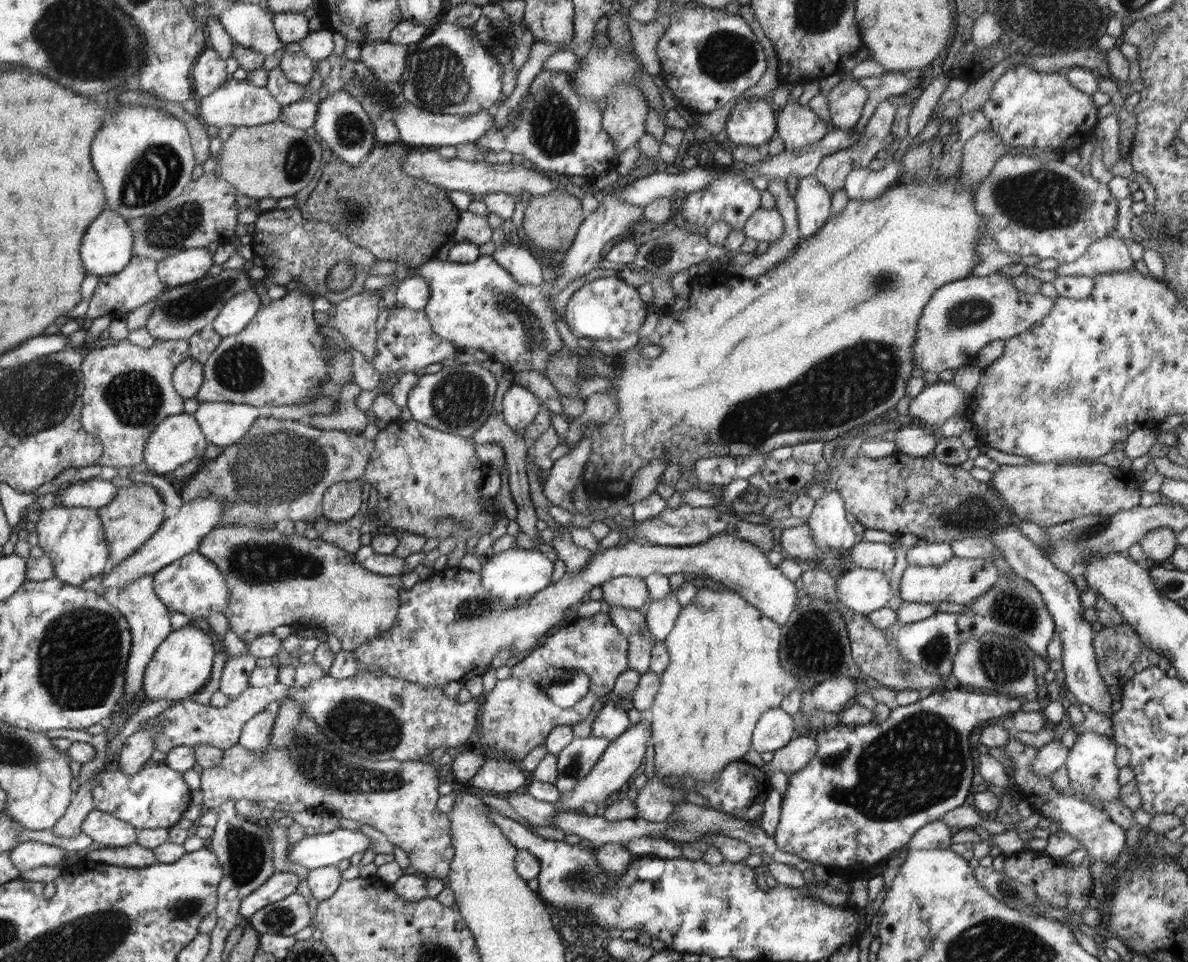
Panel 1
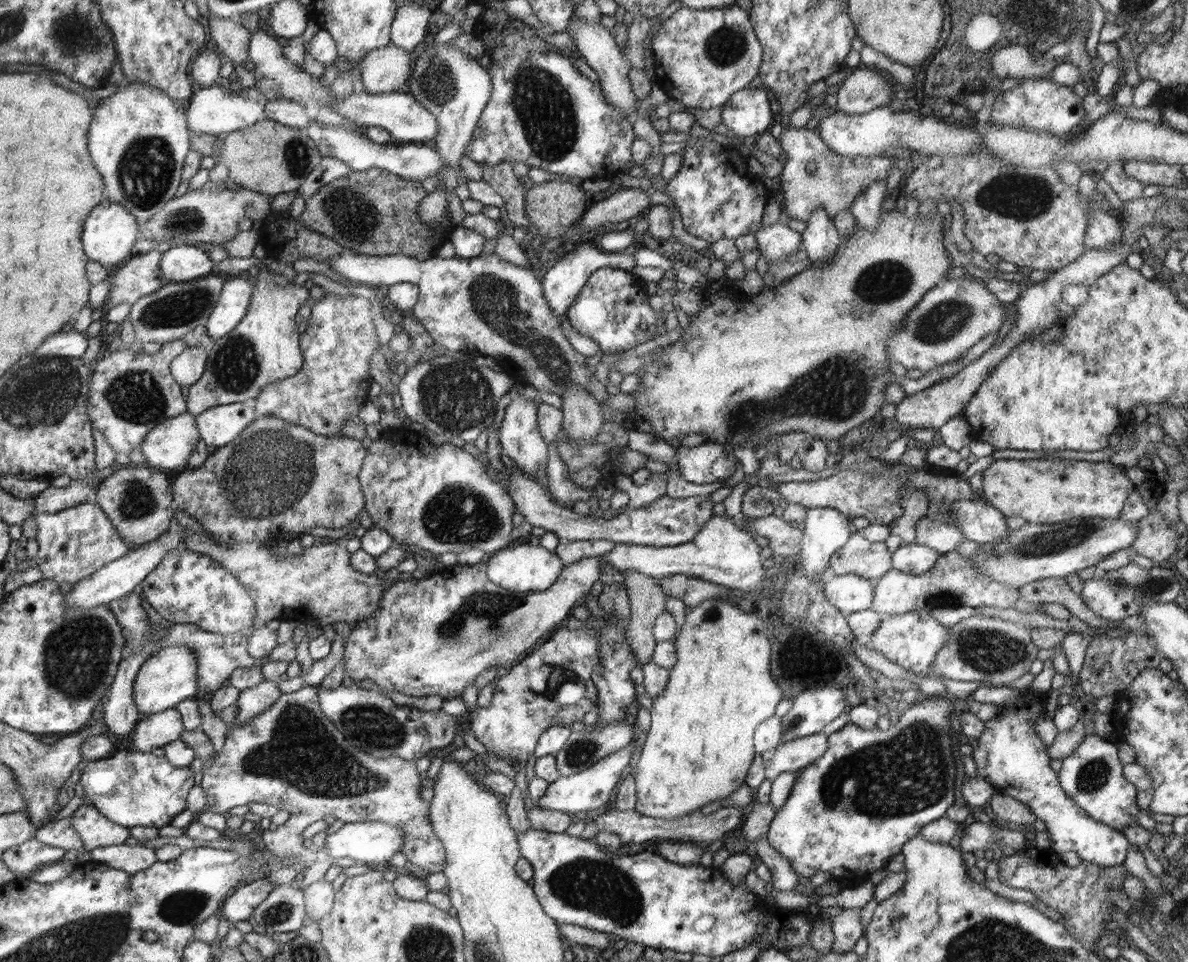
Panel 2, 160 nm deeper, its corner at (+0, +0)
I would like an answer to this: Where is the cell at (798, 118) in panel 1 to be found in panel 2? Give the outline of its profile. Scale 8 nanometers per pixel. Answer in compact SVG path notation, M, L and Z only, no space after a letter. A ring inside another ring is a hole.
M789 124L777 139L788 156L783 173L780 175L784 195L782 221L794 219L806 222L819 208L826 210L826 215L833 220L842 210L850 211L860 192L866 191L877 180L885 180L888 168L892 168L894 164L894 157L890 160L890 156L886 154L855 158L840 156L823 141L817 127L809 130L806 127L796 128ZM810 164L814 164L812 172L808 172Z

